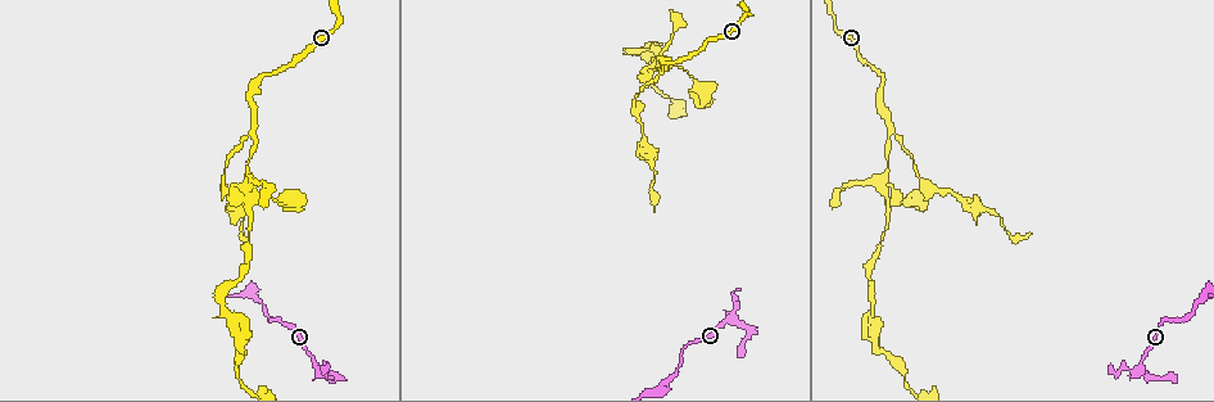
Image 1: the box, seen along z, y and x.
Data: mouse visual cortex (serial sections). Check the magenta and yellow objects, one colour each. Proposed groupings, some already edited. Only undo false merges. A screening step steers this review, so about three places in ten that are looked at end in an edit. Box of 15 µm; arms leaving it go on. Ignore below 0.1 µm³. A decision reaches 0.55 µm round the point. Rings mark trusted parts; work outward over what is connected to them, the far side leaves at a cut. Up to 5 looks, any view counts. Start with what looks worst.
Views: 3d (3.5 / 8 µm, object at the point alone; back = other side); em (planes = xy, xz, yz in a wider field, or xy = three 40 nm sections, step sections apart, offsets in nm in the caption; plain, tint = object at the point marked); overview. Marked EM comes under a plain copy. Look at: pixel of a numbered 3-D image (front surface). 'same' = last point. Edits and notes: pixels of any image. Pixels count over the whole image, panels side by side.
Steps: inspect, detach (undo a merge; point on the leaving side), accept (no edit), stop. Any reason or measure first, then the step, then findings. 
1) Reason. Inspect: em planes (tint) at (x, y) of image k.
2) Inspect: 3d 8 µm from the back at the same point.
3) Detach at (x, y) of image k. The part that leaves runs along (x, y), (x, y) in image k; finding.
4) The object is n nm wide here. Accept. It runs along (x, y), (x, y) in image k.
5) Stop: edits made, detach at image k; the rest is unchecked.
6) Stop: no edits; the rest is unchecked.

Branch point. Inspect: 3d 3.5 µm at (723, 321) of image 1.

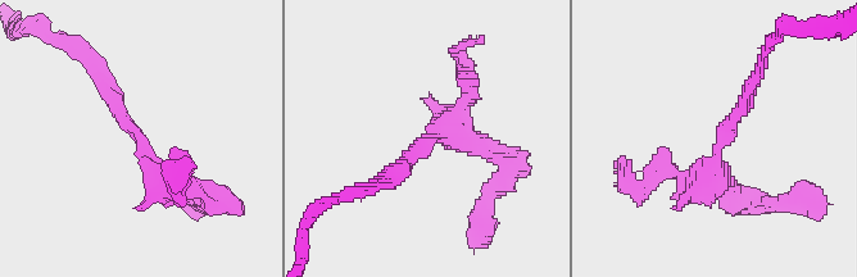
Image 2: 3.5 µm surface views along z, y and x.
Inspect: em xy step 5 (tint) at (145, 158) of image 2.

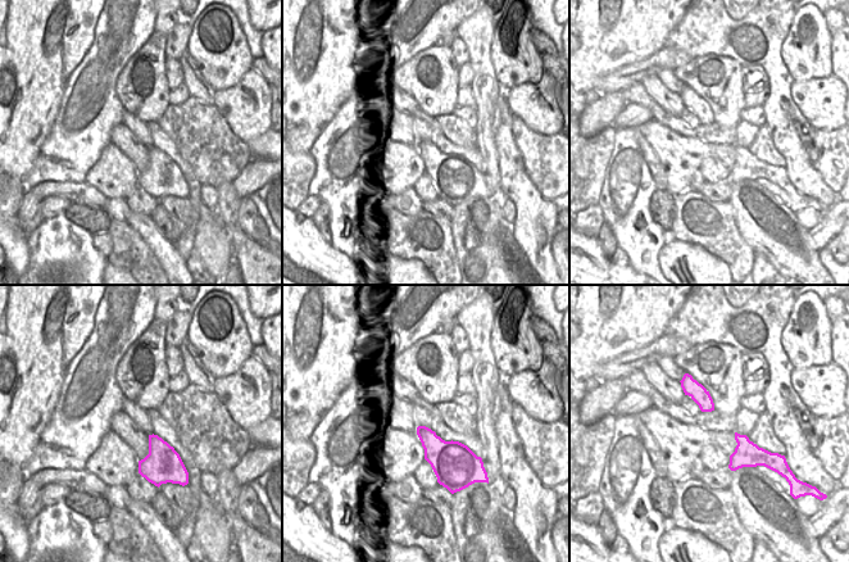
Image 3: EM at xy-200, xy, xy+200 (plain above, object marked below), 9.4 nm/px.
Detach at (454, 125) of image 2. The part that leaves runs along (430, 137), (466, 137), (506, 175) in image 2; a second cell is stuck on.

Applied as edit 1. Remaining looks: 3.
Sudden change in width. Inspect: 3d 3.5 µm at (888, 132) of image 1.

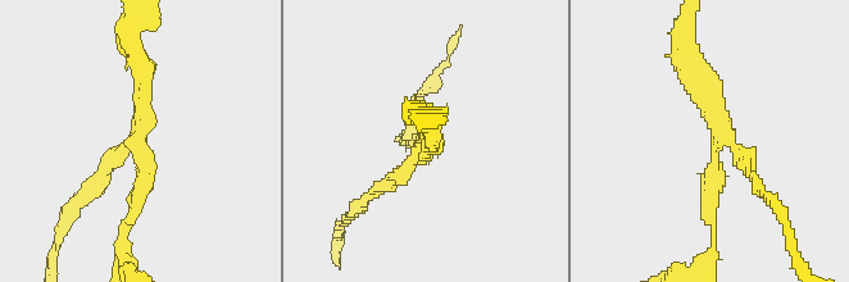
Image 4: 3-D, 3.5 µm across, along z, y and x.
3 arms meet here; the arms are 200, 200, 300 nm wide. Inspect: em xy step 5 (tint) at (427, 152) of image 4.

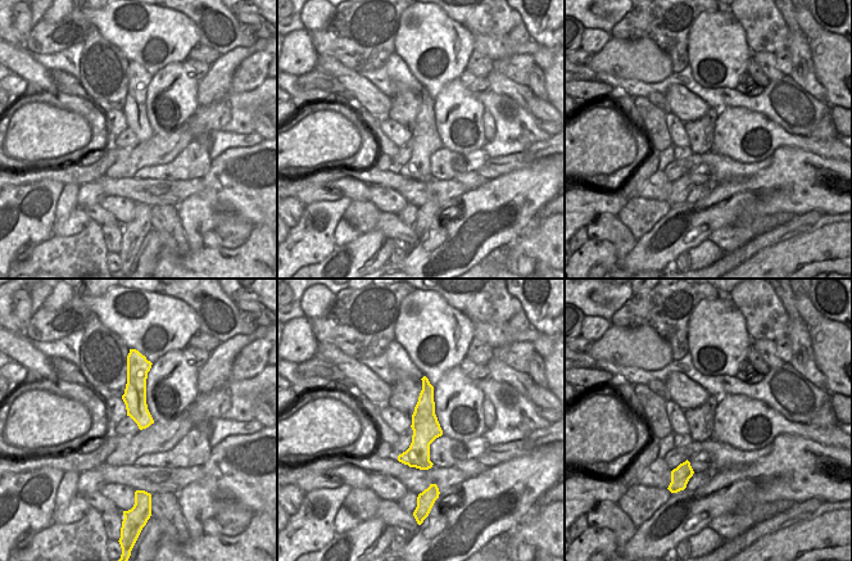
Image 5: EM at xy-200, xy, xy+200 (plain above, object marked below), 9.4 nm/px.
Accept. It runs along (425, 381), (425, 466) in image 5; all the same cell.

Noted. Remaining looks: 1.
Stop: edits made, detach at image 2; the rest is unchecked.

